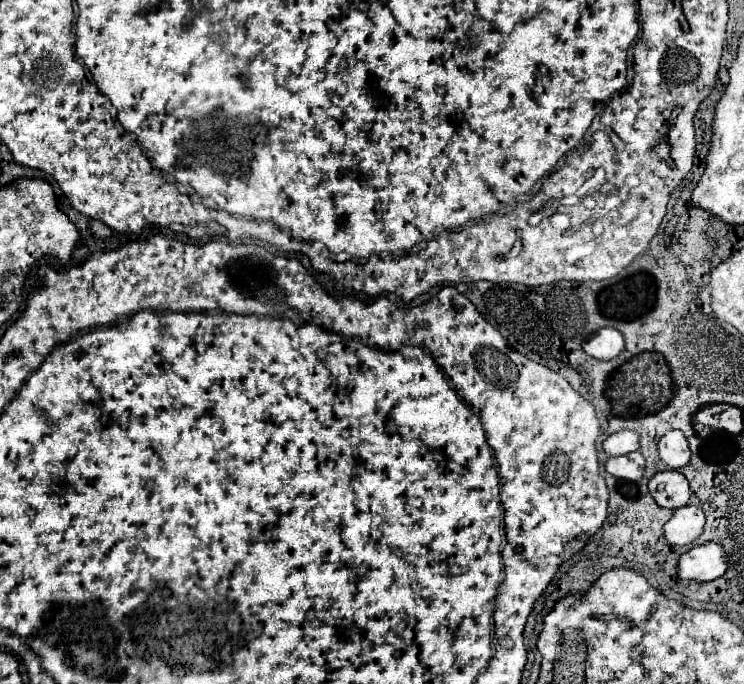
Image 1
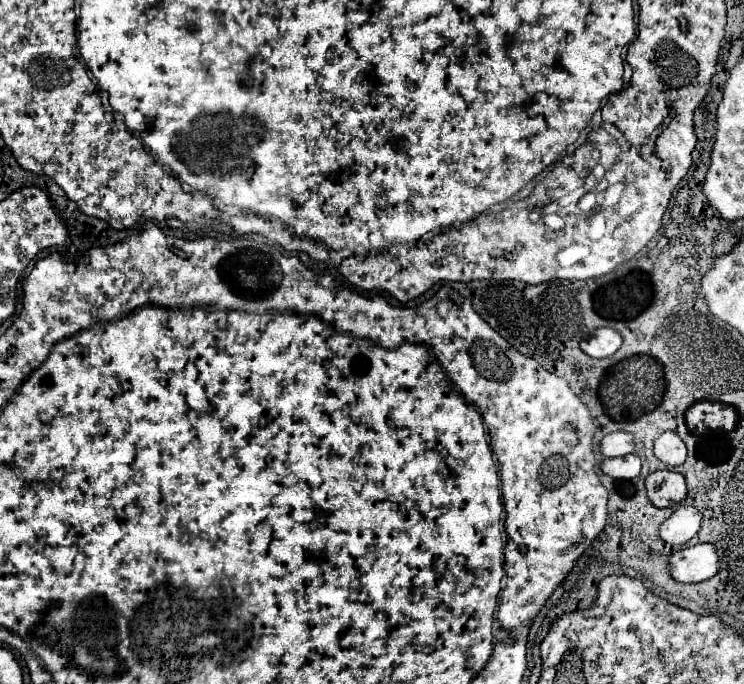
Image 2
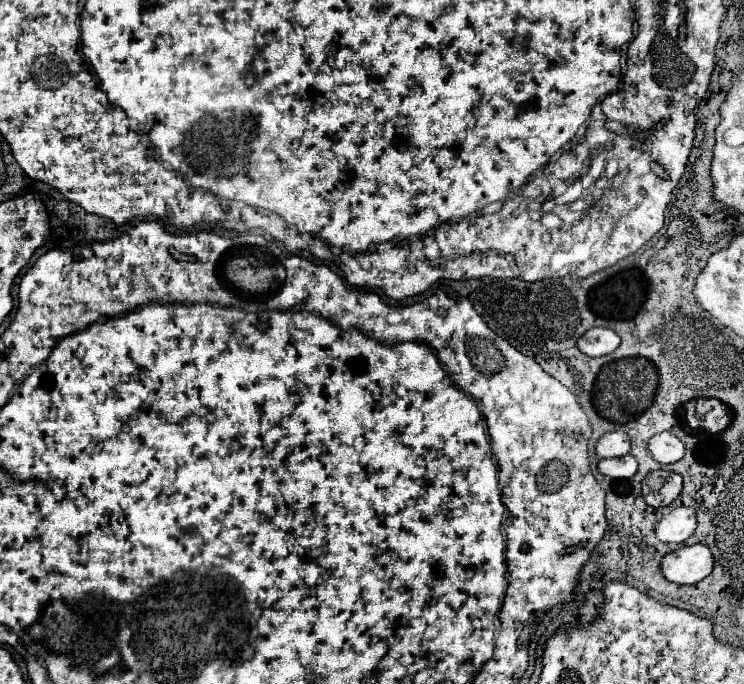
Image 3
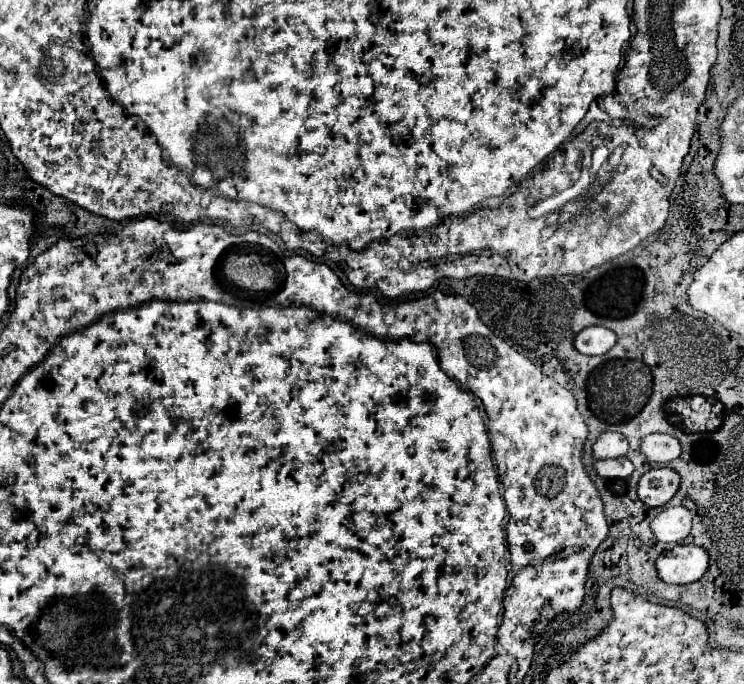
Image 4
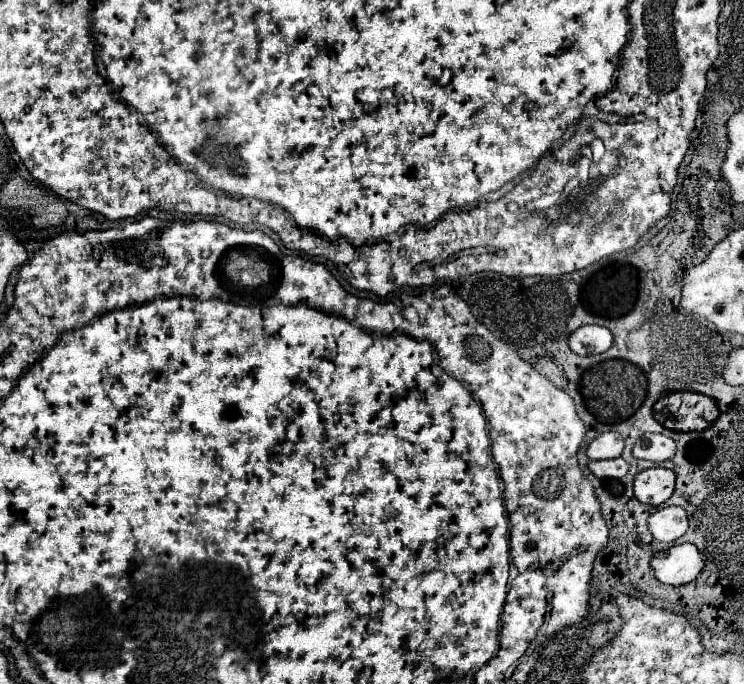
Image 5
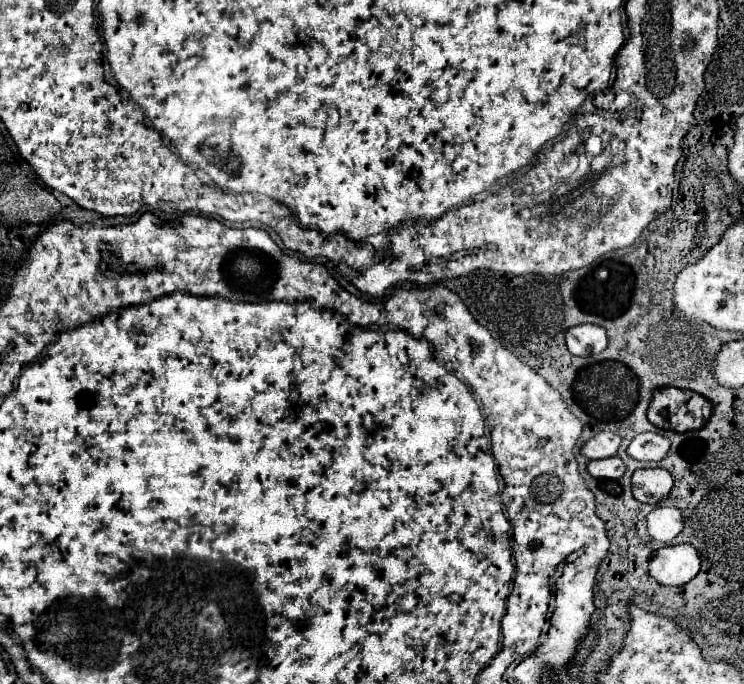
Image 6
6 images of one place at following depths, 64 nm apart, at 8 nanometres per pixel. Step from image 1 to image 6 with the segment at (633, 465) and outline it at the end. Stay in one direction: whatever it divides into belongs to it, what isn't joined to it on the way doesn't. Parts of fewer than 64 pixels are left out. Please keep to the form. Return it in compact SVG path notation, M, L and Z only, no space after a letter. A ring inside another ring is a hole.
M614 456L614 458L606 458L606 460L592 460L588 464L588 472L594 476L594 478L620 478L624 474L624 462L622 458Z

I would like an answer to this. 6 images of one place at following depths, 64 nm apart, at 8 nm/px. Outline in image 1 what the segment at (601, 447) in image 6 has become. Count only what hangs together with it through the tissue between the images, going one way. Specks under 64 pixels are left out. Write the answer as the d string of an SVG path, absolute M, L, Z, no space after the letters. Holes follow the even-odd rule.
M620 430L610 434L604 440L604 450L608 456L618 456L618 454L630 454L634 450L640 450L640 434L634 430Z

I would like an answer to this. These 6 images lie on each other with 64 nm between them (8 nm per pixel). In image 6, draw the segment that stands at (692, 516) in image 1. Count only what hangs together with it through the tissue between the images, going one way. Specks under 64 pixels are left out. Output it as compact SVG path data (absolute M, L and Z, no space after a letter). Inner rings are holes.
M656 506L648 514L648 534L658 542L670 542L684 530L684 518L678 508Z

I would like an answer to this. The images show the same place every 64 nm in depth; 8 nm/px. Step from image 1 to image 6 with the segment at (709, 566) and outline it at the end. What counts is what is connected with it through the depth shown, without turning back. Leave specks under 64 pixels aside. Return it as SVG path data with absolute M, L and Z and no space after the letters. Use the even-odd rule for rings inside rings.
M692 544L666 546L650 558L650 576L664 586L684 586L700 570L700 558Z

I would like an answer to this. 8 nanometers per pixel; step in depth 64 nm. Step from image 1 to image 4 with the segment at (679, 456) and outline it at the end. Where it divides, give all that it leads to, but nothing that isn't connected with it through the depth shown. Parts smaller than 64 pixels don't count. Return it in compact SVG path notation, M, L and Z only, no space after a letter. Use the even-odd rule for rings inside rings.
M650 434L642 440L640 448L648 456L648 460L658 464L668 464L682 454L680 442L670 434Z

